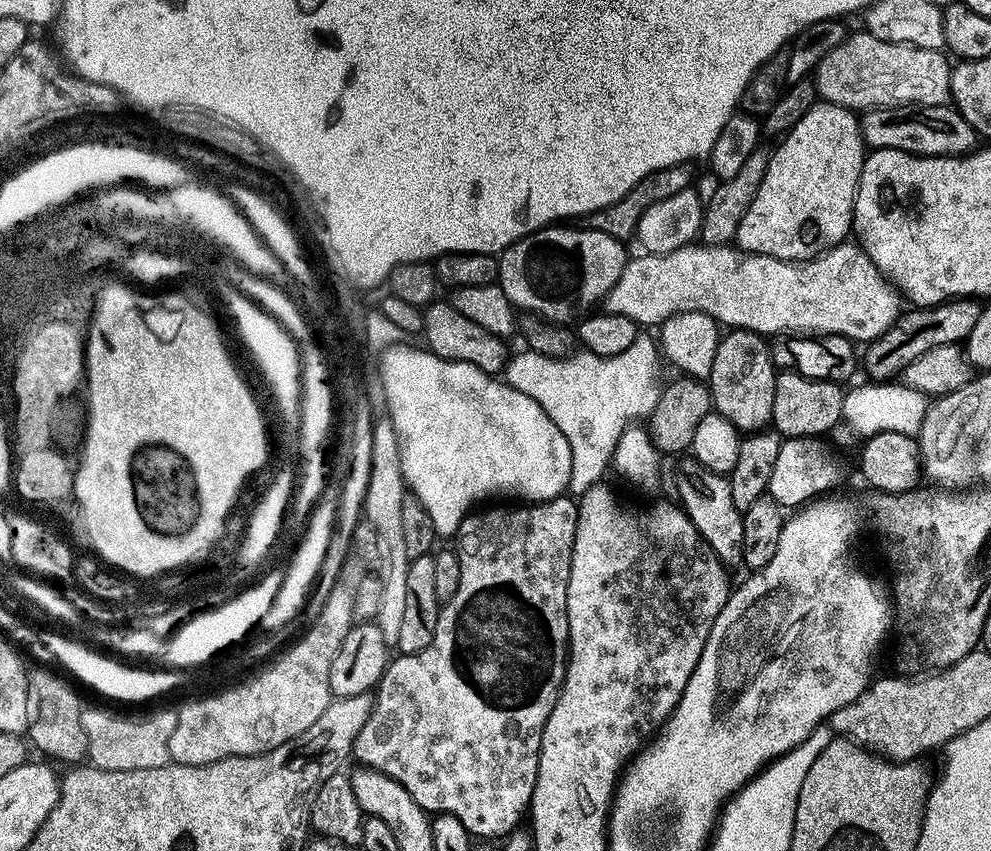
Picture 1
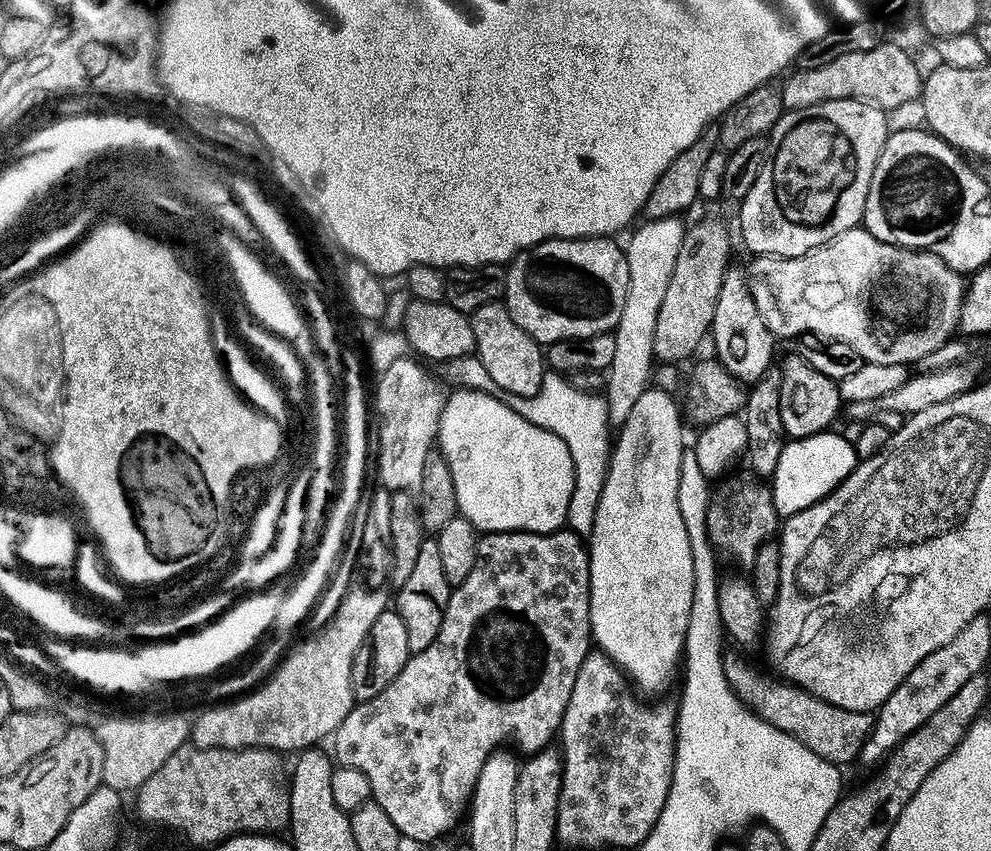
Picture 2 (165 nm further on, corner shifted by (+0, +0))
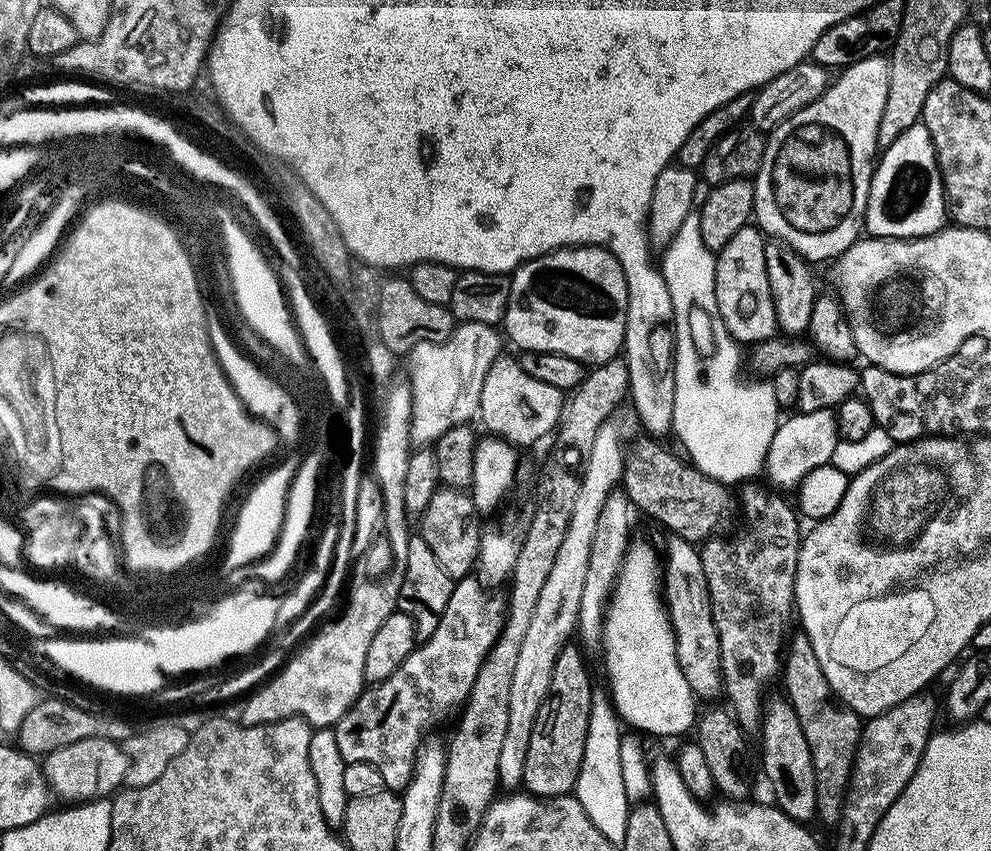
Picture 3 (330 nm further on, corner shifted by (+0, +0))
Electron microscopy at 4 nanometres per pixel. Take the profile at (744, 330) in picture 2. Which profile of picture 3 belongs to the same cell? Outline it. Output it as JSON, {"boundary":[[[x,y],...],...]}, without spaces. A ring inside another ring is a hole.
{"boundary":[[[749,226],[738,230],[738,234],[734,234],[734,238],[730,238],[730,242],[726,242],[726,246],[715,253],[716,304],[714,312],[723,331],[741,346],[752,346],[761,338],[773,337],[778,332],[776,311],[770,294],[770,282],[766,278],[765,243],[765,237],[759,227]]]}

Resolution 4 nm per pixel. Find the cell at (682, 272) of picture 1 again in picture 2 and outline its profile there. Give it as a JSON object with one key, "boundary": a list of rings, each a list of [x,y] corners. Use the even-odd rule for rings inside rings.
{"boundary":[[[857,226],[846,230],[842,234],[838,234],[834,238],[830,238],[830,242],[826,242],[822,246],[818,246],[814,250],[810,250],[801,256],[761,256],[755,257],[756,261],[752,265],[747,265],[746,275],[748,277],[748,289],[754,298],[754,306],[758,306],[758,314],[762,314],[762,322],[766,322],[766,326],[772,332],[773,337],[793,336],[799,338],[805,334],[810,336],[819,336],[825,342],[835,342],[850,346],[850,350],[858,350],[858,354],[866,354],[866,362],[869,364],[903,364],[905,366],[913,363],[915,350],[913,348],[900,348],[900,342],[890,350],[890,352],[880,352],[880,348],[874,344],[874,340],[868,334],[868,326],[866,326],[866,298],[868,298],[868,288],[870,282],[874,280],[874,276],[880,272],[882,268],[882,260],[884,260],[884,248],[878,246],[878,242],[874,242],[874,234],[870,234],[868,229],[863,226]]]}

